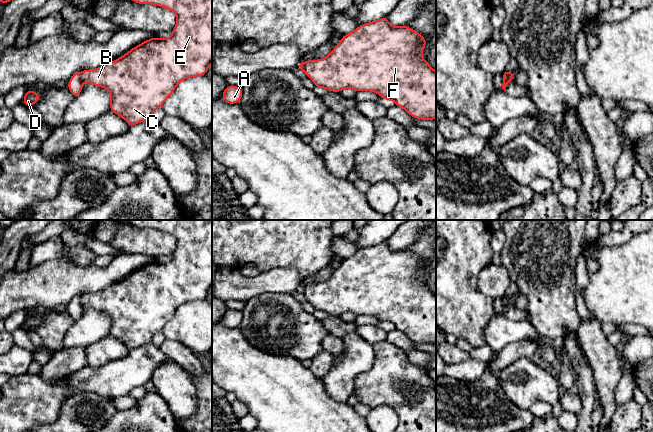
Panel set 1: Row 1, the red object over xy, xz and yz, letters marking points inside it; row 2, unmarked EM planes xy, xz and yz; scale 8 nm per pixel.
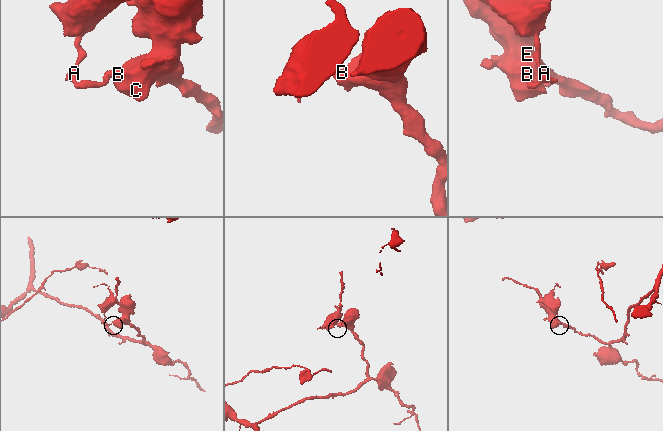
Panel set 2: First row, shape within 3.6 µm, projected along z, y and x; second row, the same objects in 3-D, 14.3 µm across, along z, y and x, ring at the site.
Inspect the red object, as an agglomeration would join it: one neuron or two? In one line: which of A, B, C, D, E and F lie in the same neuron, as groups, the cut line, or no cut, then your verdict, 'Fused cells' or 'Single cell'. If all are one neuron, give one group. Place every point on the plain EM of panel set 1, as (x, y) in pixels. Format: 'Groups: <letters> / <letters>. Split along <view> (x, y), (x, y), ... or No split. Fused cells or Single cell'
Groups: A D / B C E F. Split along xy (80, 296), (82, 305). Fused cells

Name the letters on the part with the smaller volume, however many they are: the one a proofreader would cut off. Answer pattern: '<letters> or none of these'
A, D

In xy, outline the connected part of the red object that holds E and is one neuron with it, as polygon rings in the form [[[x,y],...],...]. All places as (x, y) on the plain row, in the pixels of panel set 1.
[[[129,220],[139,228],[153,228],[165,231],[176,238],[177,248],[172,260],[167,263],[151,262],[137,269],[122,281],[97,293],[81,296],[82,305],[106,312],[111,318],[110,335],[122,341],[129,350],[152,342],[154,335],[162,331],[175,311],[184,303],[205,300],[212,287],[212,220]]]

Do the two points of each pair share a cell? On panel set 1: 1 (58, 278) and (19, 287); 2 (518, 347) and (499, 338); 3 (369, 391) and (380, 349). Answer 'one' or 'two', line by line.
1: one
2: two
3: one

